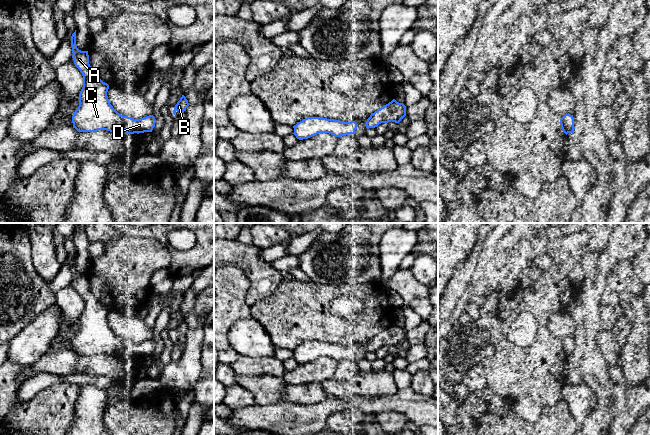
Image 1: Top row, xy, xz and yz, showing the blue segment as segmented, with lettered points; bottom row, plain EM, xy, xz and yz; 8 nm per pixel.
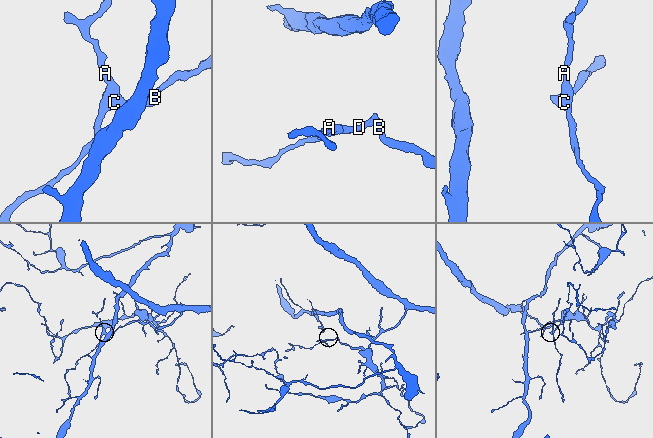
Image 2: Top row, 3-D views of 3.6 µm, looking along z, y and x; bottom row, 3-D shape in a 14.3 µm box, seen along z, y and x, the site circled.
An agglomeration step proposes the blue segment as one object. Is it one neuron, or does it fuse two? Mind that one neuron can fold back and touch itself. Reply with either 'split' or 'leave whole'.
split

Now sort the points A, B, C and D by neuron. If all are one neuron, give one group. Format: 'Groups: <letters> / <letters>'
Groups: A C / B D

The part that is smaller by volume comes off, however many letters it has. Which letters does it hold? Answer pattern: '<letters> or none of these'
A, C

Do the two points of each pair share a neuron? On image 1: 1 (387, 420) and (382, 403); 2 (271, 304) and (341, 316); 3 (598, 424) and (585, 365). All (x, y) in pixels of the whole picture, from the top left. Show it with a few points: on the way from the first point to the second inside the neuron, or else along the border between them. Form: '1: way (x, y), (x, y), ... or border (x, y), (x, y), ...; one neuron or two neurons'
1: border (375, 413), (397, 411), (407, 420); two neurons
2: way (288, 312), (320, 312), (324, 314); one neuron
3: way (601, 409), (601, 382), (598, 379); one neuron

